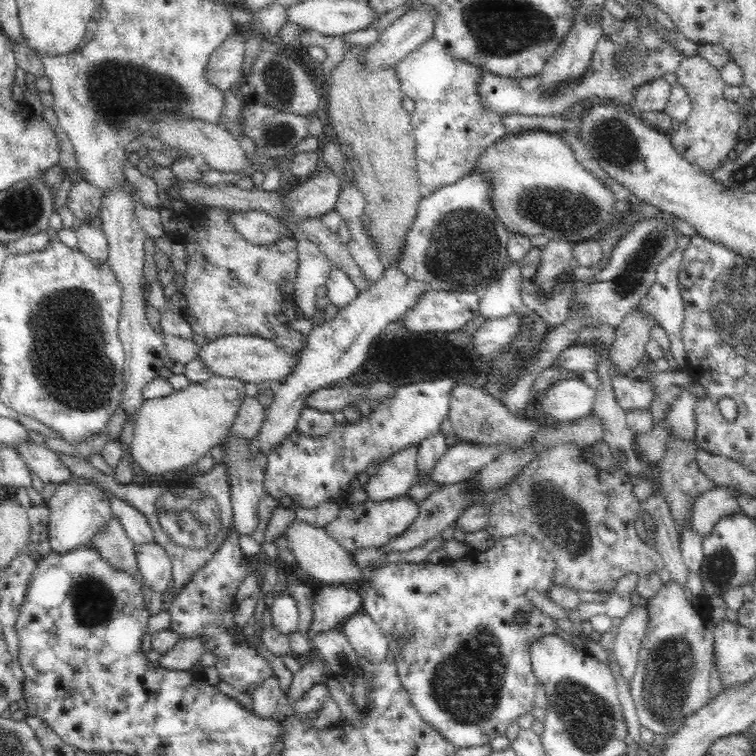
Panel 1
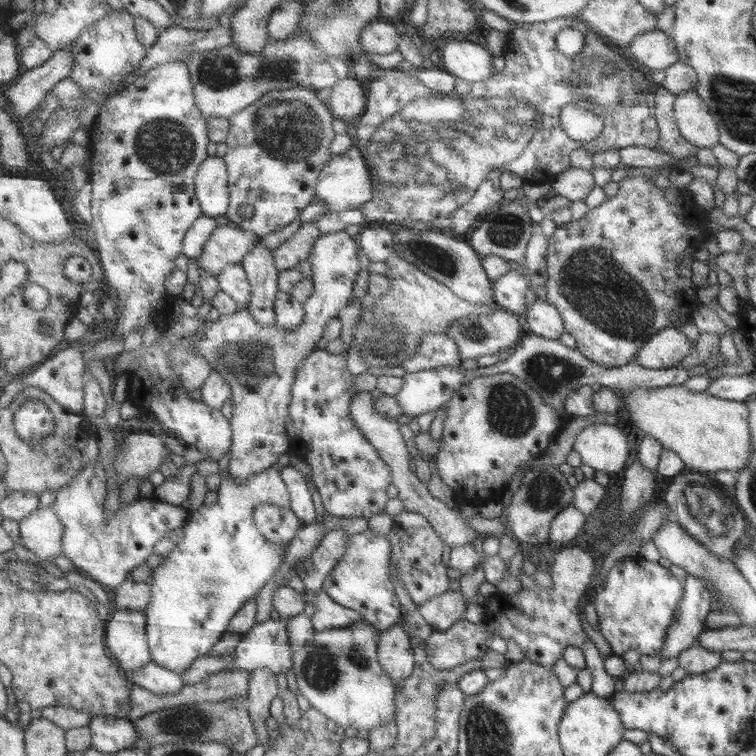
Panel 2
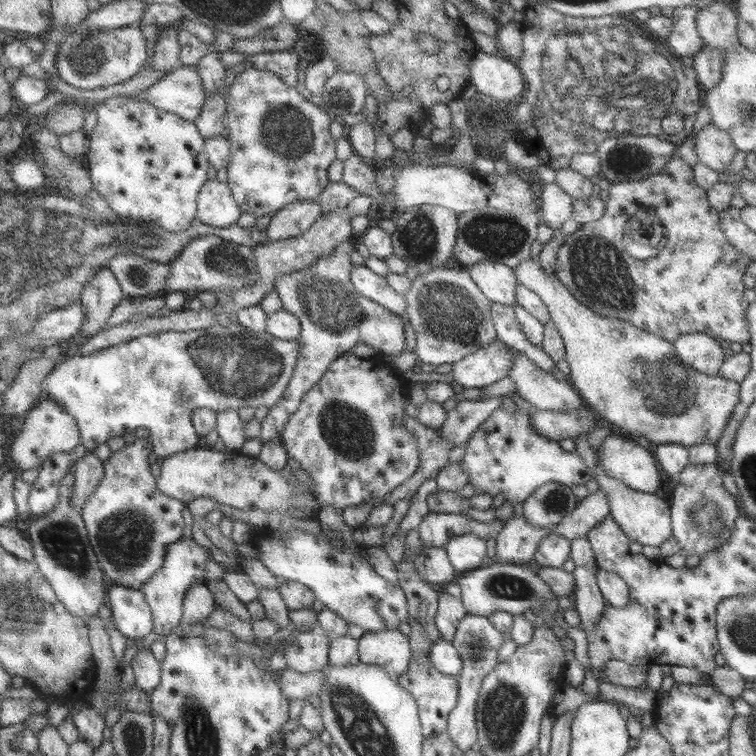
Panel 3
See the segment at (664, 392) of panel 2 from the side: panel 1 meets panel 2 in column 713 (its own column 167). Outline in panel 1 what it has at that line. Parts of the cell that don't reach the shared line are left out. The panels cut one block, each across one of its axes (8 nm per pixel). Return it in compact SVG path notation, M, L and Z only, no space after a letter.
M213 375L209 380L191 383L171 396L144 399L134 418L131 462L149 475L165 475L197 463L232 427L245 397L245 384L240 380Z

